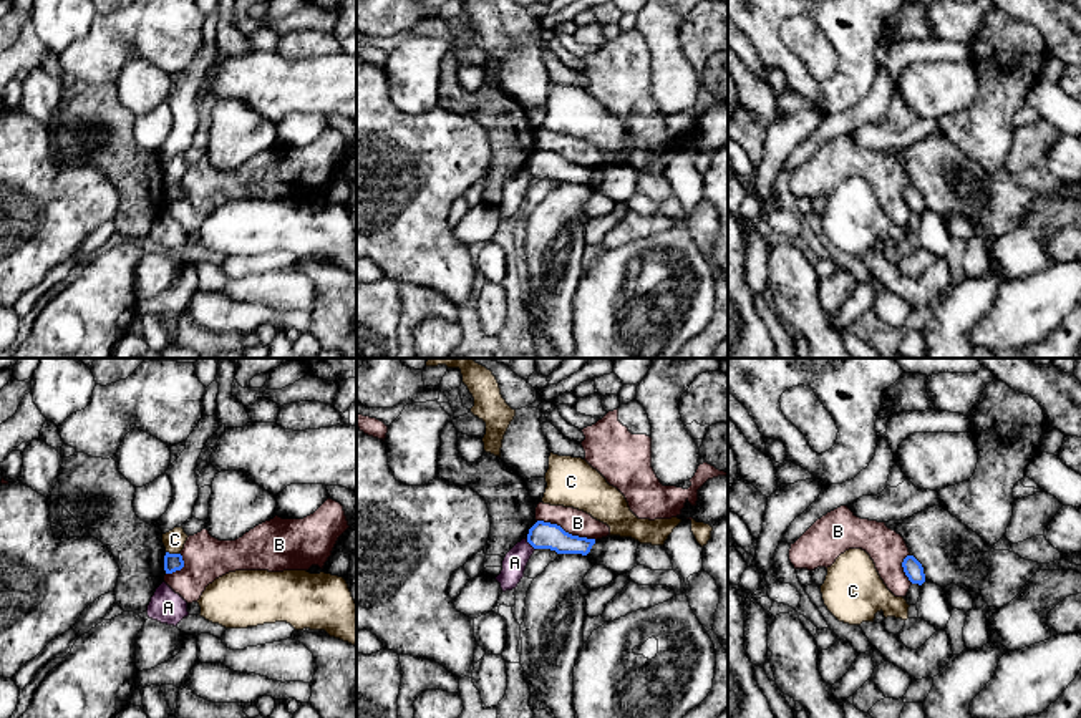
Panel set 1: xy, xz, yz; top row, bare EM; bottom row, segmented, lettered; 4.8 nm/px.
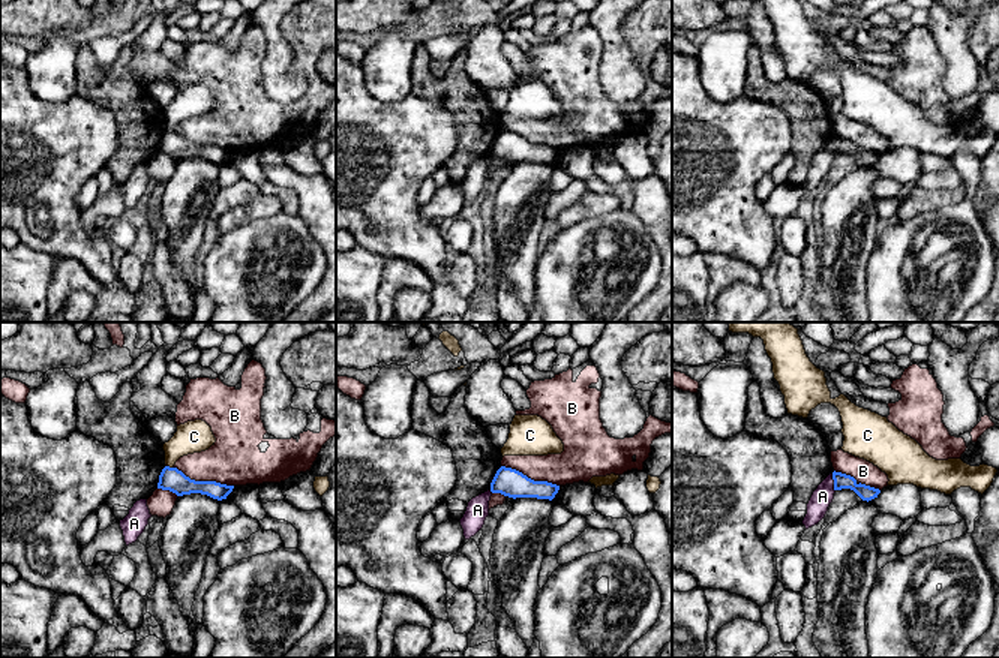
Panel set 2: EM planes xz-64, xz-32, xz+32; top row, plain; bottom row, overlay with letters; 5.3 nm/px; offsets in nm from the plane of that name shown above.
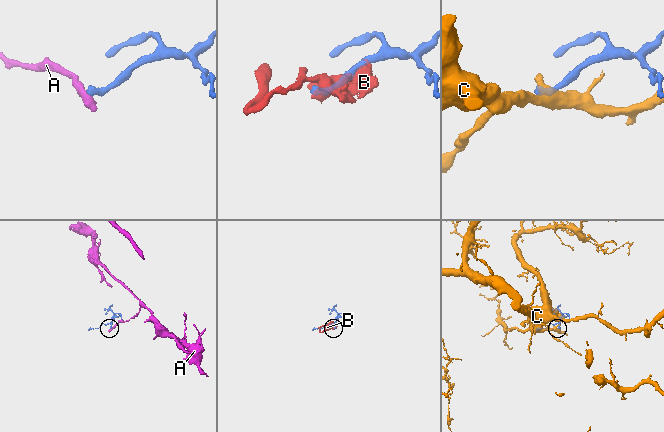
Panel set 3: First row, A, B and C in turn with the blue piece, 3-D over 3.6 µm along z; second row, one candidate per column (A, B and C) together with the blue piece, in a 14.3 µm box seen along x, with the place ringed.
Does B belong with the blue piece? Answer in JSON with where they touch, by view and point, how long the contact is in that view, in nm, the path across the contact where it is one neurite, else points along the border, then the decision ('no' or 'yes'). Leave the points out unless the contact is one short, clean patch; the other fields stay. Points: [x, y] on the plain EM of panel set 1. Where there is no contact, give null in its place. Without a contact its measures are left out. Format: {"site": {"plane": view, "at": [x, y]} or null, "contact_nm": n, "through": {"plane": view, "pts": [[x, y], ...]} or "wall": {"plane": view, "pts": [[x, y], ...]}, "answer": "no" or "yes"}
{"site": {"plane": "xz", "at": [567, 161]}, "contact_nm": 300, "answer": "no"}

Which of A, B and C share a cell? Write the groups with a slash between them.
A / B / C

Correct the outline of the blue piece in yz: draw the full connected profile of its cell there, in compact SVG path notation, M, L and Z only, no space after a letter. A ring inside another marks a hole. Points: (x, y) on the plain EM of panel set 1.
M907 184L902 196L912 212L922 214L925 211L923 196L914 184Z

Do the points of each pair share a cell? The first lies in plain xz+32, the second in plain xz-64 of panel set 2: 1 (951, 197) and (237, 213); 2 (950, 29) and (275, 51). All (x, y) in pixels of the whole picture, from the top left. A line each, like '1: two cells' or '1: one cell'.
1: one cell
2: one cell

